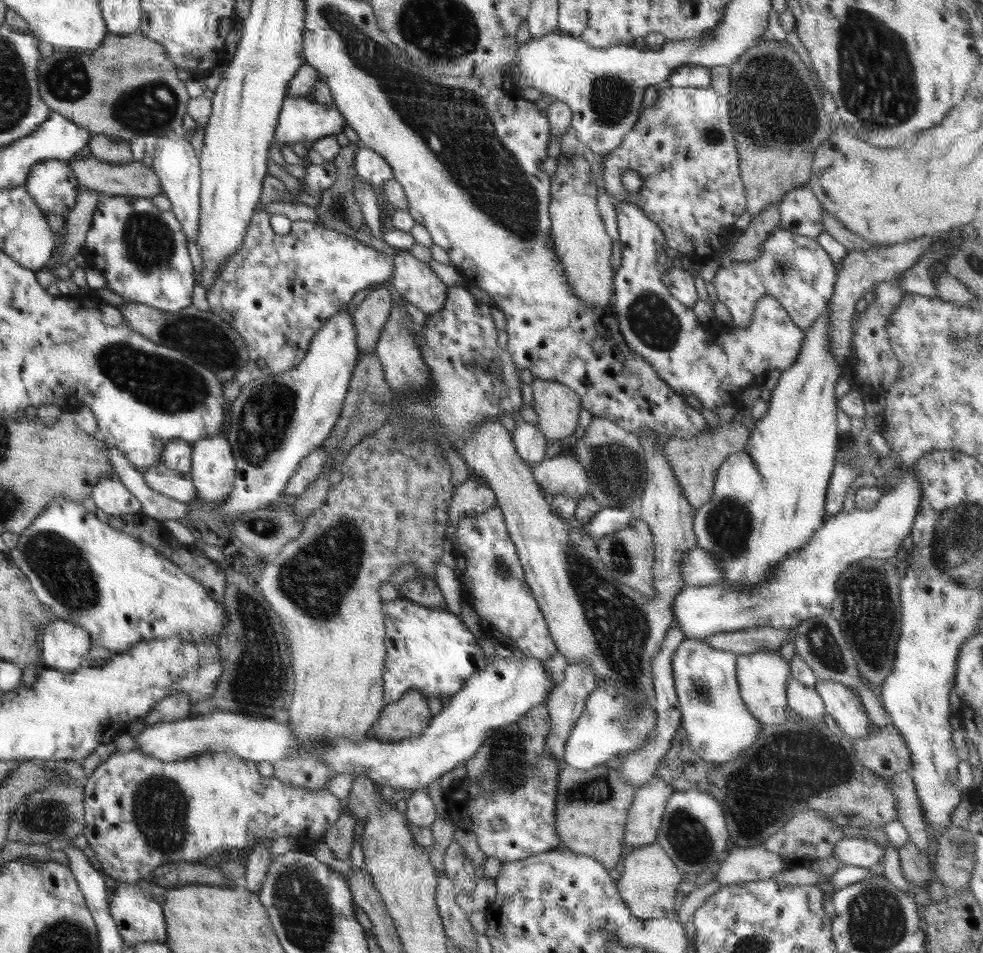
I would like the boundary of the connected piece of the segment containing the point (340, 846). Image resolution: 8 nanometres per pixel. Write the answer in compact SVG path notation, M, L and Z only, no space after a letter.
M348 805L342 807L338 820L327 830L326 844L337 859L350 860L354 842L354 826L356 819L348 813Z

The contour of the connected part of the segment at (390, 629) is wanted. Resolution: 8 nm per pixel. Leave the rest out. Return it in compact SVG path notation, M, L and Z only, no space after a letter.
M398 598L394 601L383 601L384 614L384 644L386 646L386 658L384 659L383 674L383 698L385 705L396 702L408 690L418 690L426 696L453 696L464 688L465 682L474 673L487 667L486 656L478 640L464 625L461 617L452 614L449 610L426 608L413 603L406 598Z

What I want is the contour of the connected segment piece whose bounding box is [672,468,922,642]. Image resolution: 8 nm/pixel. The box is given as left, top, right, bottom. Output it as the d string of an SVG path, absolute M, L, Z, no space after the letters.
M910 468L906 469L900 482L893 485L888 494L882 495L875 507L870 510L855 508L852 512L840 511L835 516L827 517L824 524L812 533L810 541L803 549L790 553L784 561L776 565L776 569L772 569L768 581L738 583L738 585L726 581L700 586L685 585L672 602L672 612L680 629L684 631L686 642L699 642L704 640L704 637L718 632L764 628L764 626L794 628L808 618L831 612L837 595L836 581L840 573L848 569L848 565L866 557L892 560L892 556L896 555L902 540L910 534L913 522L916 521L920 494L922 494L920 475L912 473Z

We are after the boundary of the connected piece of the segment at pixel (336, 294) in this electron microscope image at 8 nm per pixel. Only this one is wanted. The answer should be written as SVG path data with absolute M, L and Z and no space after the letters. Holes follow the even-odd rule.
M262 210L253 214L242 247L227 261L225 268L216 276L216 282L207 290L209 311L232 325L246 343L249 364L236 378L242 385L296 369L324 322L346 309L358 292L368 286L381 286L394 277L391 256L314 221L292 221L290 233L279 236L271 228L271 215ZM258 360L264 360L265 368L258 366Z

